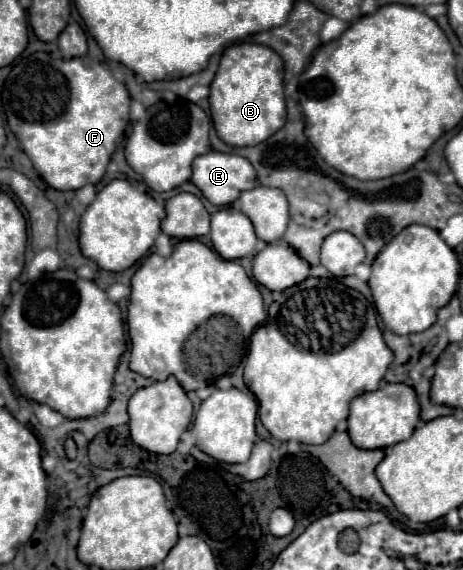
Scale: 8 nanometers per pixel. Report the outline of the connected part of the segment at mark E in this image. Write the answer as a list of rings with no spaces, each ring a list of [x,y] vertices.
[[[207,152],[193,160],[193,176],[191,182],[203,192],[203,196],[215,206],[233,204],[243,190],[251,190],[257,186],[257,172],[251,162],[237,154],[223,154],[223,152]]]

